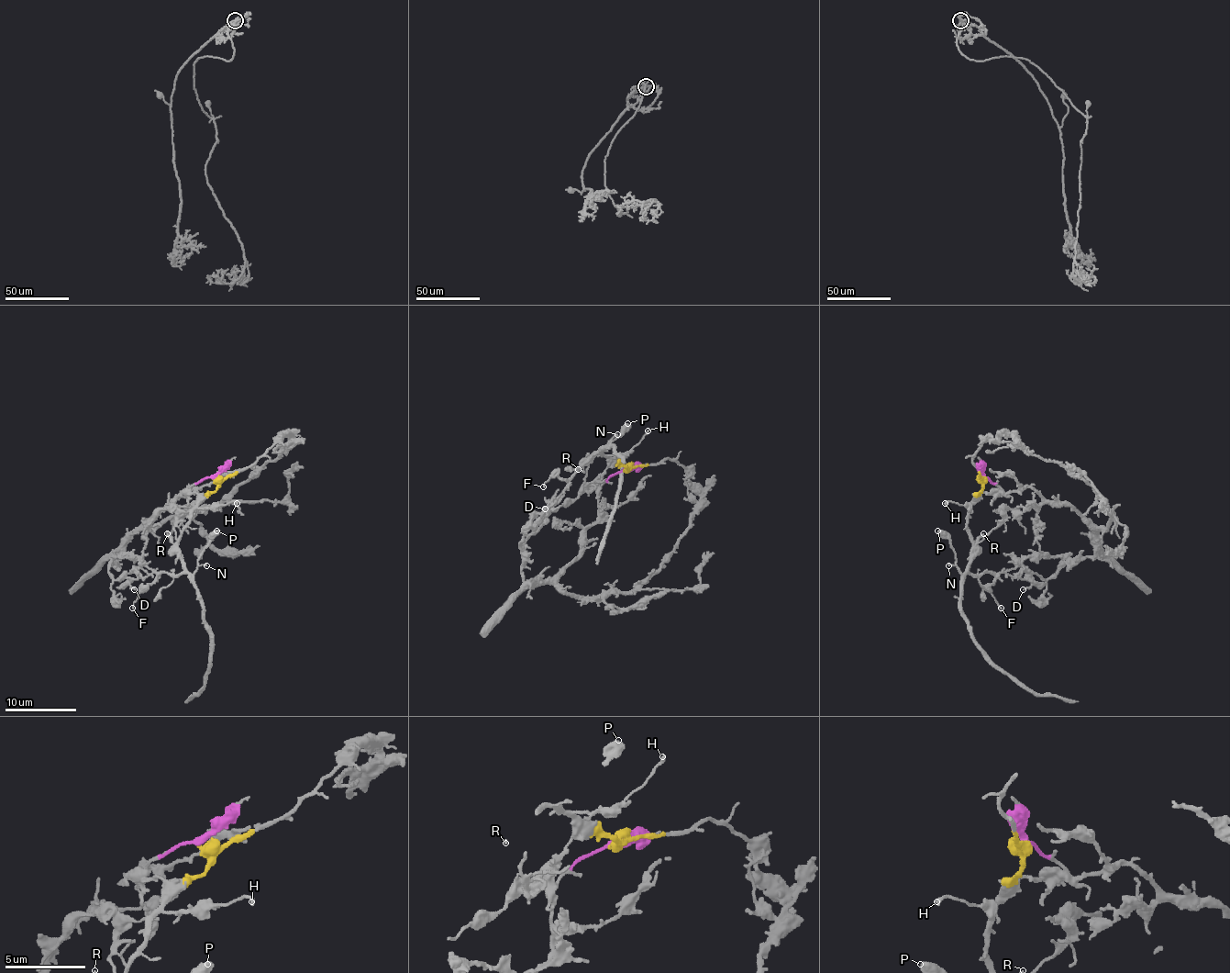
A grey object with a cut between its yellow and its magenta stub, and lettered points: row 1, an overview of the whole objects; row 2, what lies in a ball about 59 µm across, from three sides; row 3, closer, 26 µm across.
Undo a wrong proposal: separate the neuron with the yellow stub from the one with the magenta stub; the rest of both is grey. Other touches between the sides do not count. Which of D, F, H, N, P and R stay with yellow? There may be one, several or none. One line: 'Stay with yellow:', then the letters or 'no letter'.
Stay with yellow: D, F, H, N, P, R

